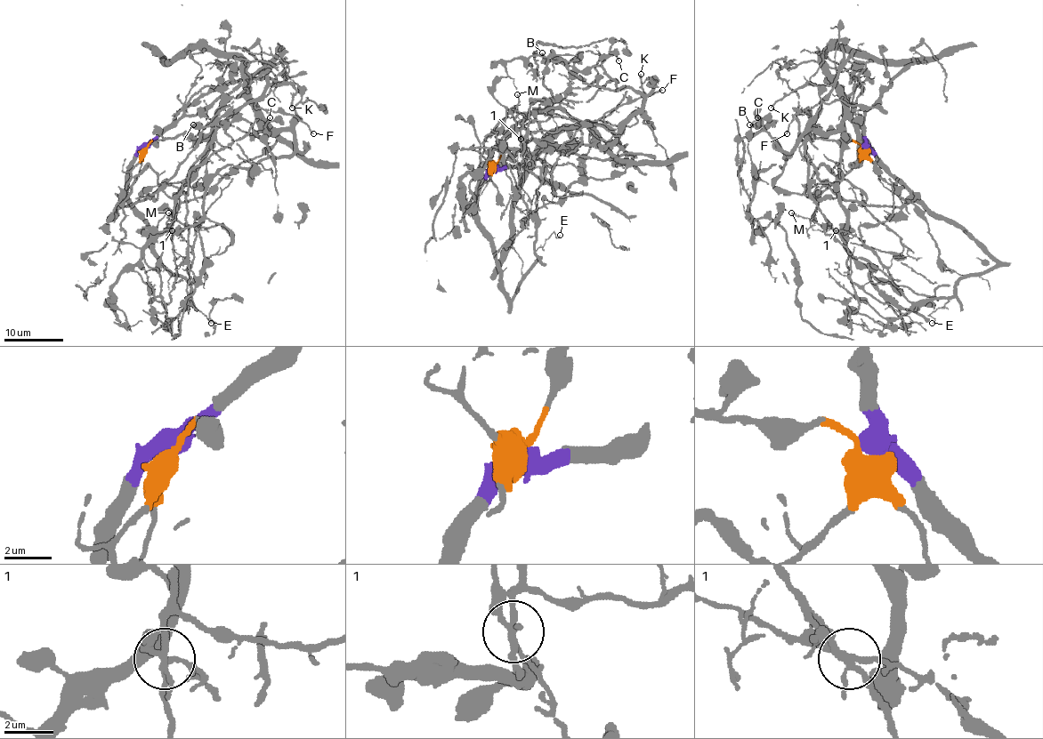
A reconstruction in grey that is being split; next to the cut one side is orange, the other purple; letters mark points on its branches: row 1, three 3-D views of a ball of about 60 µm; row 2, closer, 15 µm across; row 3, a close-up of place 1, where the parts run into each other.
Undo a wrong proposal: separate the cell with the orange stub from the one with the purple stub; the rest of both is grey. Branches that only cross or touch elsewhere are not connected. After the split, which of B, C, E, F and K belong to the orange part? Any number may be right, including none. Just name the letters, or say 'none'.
B, C, F, K

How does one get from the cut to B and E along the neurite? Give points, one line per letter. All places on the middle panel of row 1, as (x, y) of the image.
B: (494, 167), (503, 140), (534, 112), (616, 132), (642, 105), (600, 66), (576, 70), (542, 52)
E: (494, 167), (478, 196), (476, 222), (491, 240), (500, 289), (510, 300), (536, 251), (560, 236)

